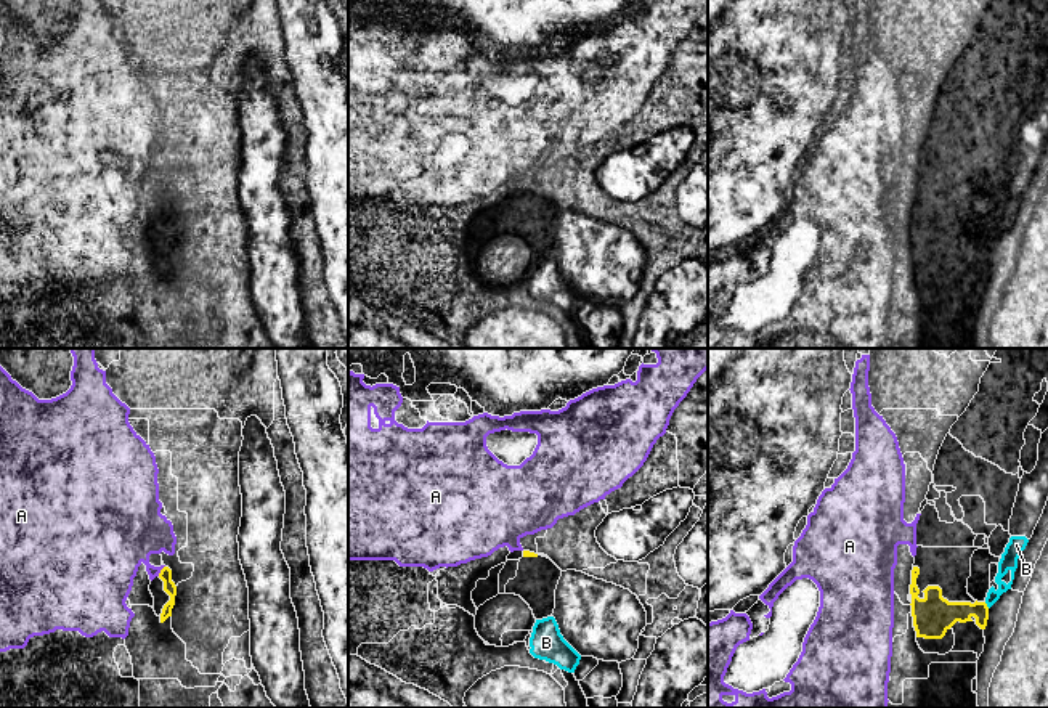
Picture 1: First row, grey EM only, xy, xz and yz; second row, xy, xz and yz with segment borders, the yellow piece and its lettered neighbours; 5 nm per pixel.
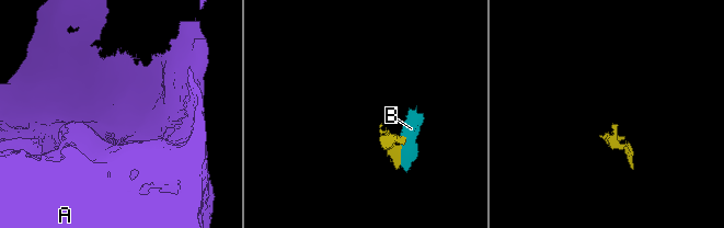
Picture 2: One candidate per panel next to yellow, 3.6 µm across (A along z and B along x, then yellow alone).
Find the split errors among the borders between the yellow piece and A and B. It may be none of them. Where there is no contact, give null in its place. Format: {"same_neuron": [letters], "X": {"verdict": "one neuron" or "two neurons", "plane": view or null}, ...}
{"same_neuron": [], "A": {"verdict": "two neurons", "plane": "xy"}, "B": {"verdict": "two neurons", "plane": "yz"}}

